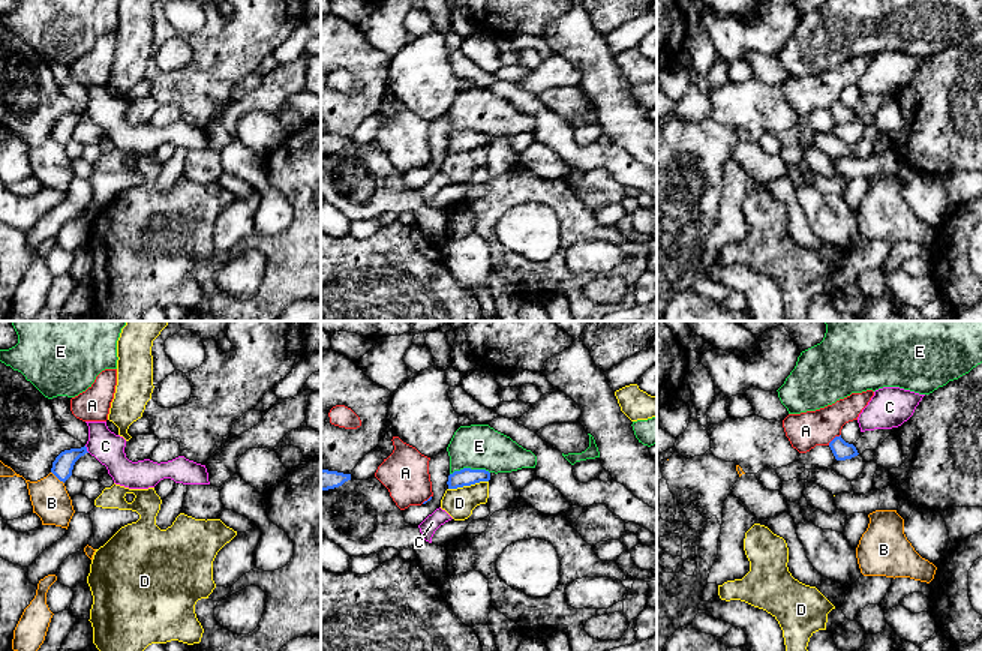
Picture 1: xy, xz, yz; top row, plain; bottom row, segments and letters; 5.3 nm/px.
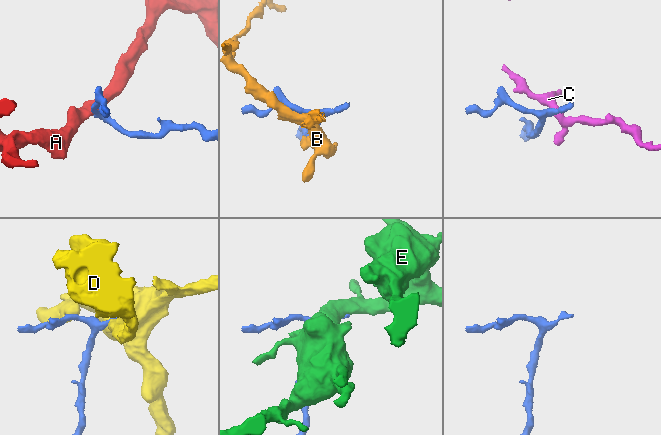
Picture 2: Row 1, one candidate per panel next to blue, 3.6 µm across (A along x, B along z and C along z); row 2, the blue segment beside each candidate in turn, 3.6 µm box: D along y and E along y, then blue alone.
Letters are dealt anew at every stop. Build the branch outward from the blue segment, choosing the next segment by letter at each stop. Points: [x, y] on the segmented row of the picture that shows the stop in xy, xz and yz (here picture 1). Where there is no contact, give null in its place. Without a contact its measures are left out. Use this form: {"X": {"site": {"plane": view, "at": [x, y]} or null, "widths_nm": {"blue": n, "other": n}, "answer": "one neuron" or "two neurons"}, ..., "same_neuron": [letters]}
{"A": {"site": {"plane": "yz", "at": [834, 438]}, "widths_nm": {"blue": 100, "other": 200}, "answer": "two neurons"}, "B": {"site": {"plane": "xy", "at": [57, 477]}, "widths_nm": {"blue": 110, "other": 200}, "answer": "two neurons"}, "C": {"site": {"plane": "xy", "at": [86, 449]}, "widths_nm": {"blue": 110, "other": 170}, "answer": "two neurons"}, "D": {"site": {"plane": "xz", "at": [468, 485]}, "widths_nm": {"blue": 100, "other": 160}, "answer": "two neurons"}, "E": {"site": {"plane": "xz", "at": [470, 468]}, "widths_nm": {"blue": 100, "other": 240}, "answer": "two neurons"}, "same_neuron": []}

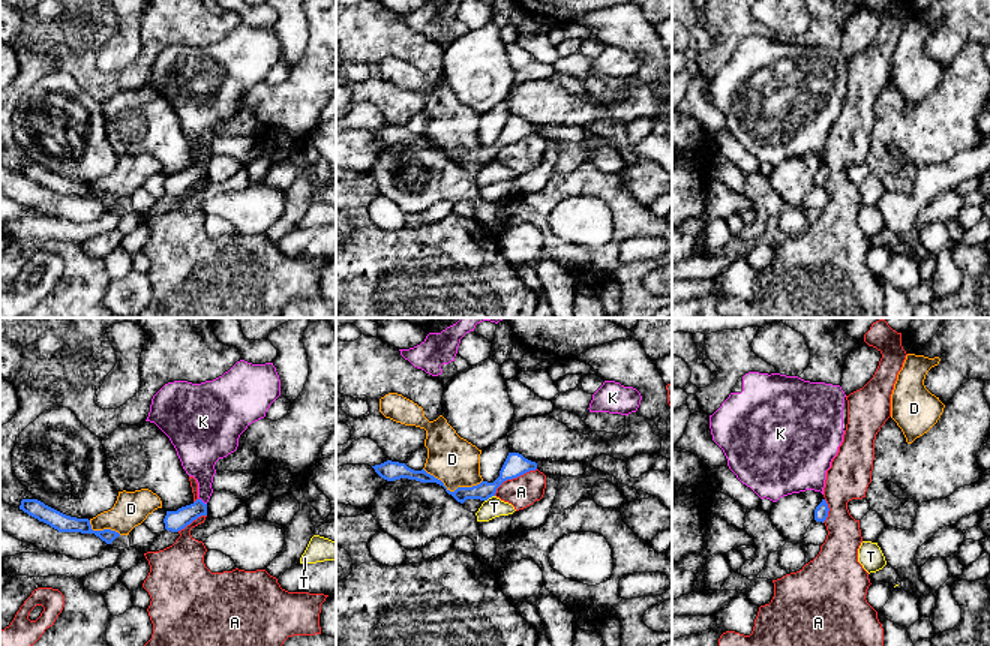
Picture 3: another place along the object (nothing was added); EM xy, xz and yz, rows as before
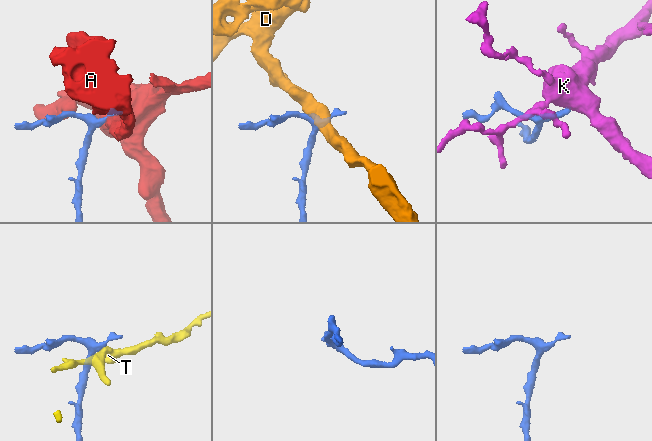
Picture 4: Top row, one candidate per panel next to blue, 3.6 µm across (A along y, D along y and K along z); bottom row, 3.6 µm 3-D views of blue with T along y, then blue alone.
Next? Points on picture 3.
{"A": {"site": {"plane": "xz", "at": [513, 477]}, "widths_nm": {"blue": 120, "other": 170}, "answer": "two neurons"}, "D": {"site": {"plane": "xz", "at": [455, 490]}, "widths_nm": {"blue": 90, "other": 260}, "answer": "two neurons"}, "K": {"site": {"plane": "xy", "at": [201, 501]}, "widths_nm": {"blue": 110, "other": 200}, "answer": "one neuron"}, "T": {"site": {"plane": "xz", "at": [489, 496]}, "widths_nm": {"blue": 120, "other": 110}, "answer": "two neurons"}, "same_neuron": ["K"]}

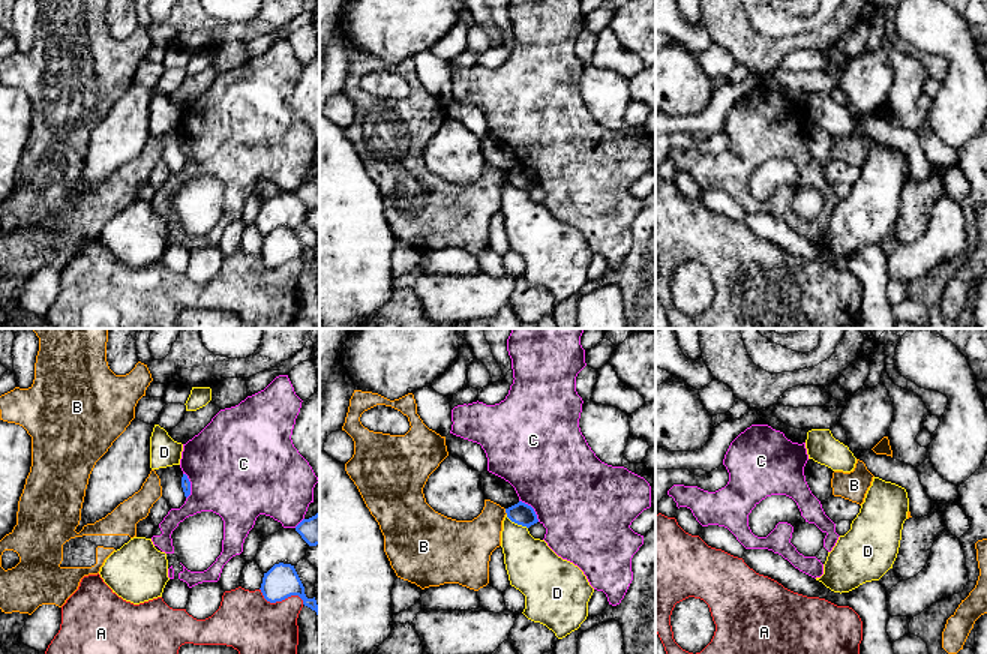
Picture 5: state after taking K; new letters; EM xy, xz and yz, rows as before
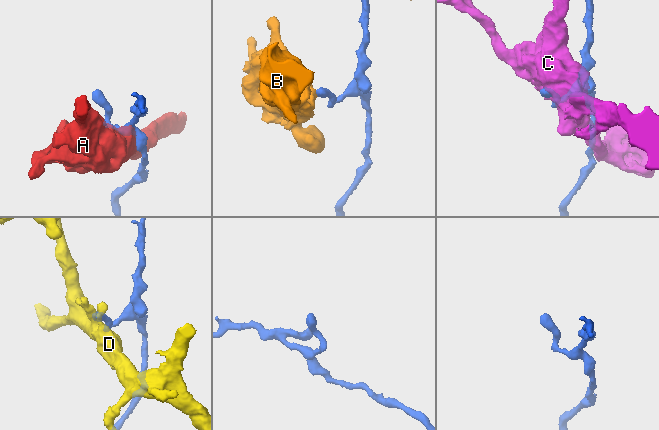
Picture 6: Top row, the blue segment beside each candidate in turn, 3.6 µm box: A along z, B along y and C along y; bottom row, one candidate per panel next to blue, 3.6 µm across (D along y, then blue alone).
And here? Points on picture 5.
{"A": {"site": {"plane": "xy", "at": [281, 600]}, "widths_nm": {"blue": 180, "other": 320}, "answer": "two neurons"}, "B": {"site": {"plane": "xz", "at": [506, 512]}, "widths_nm": {"blue": 120, "other": 240}, "answer": "two neurons"}, "C": {"site": {"plane": "xz", "at": [533, 509]}, "widths_nm": {"blue": 120, "other": 480}, "answer": "two neurons"}, "D": {"site": {"plane": "xz", "at": [516, 522]}, "widths_nm": {"blue": 120, "other": 280}, "answer": "two neurons"}, "same_neuron": []}

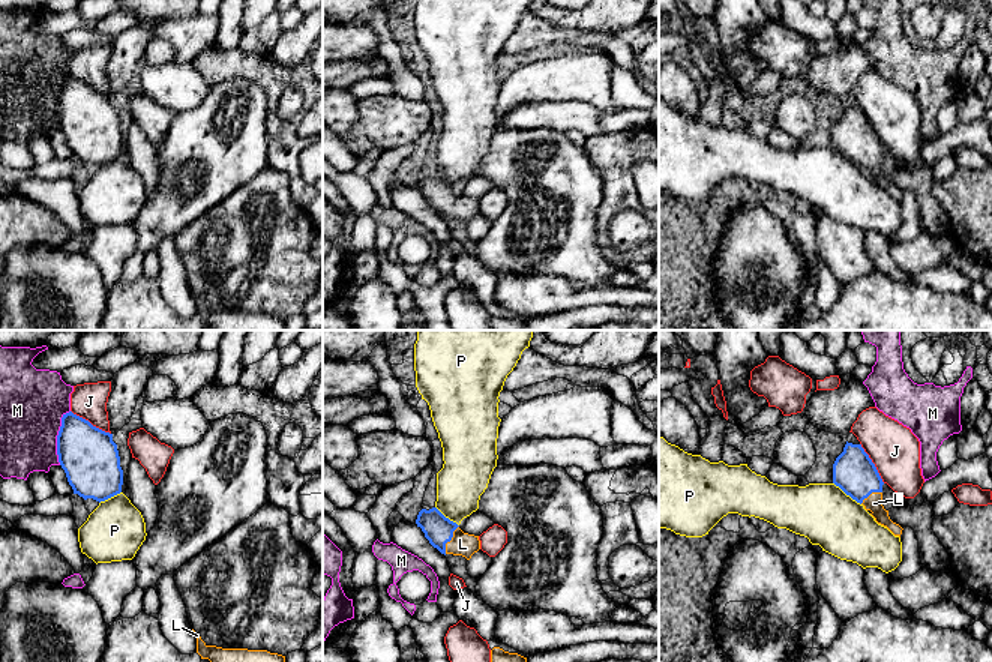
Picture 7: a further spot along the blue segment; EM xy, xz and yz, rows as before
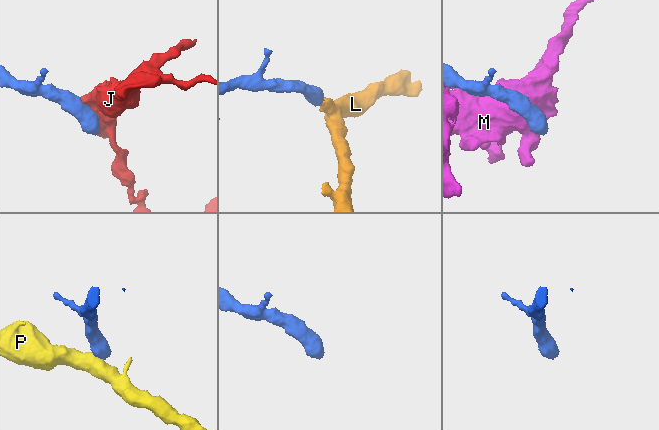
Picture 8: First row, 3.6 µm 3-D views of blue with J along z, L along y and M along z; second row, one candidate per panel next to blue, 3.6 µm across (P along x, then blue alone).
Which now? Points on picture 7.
{"J": {"site": {"plane": "xy", "at": [89, 422]}, "widths_nm": {"blue": 300, "other": 190}, "answer": "two neurons"}, "L": {"site": {"plane": "xz", "at": [450, 539]}, "widths_nm": {"blue": 160, "other": 130}, "answer": "one neuron"}, "M": {"site": {"plane": "xy", "at": [57, 437]}, "widths_nm": {"blue": 300, "other": 360}, "answer": "two neurons"}, "P": {"site": {"plane": "yz", "at": [847, 494]}, "widths_nm": {"blue": 220, "other": 320}, "answer": "two neurons"}, "same_neuron": ["L"]}

